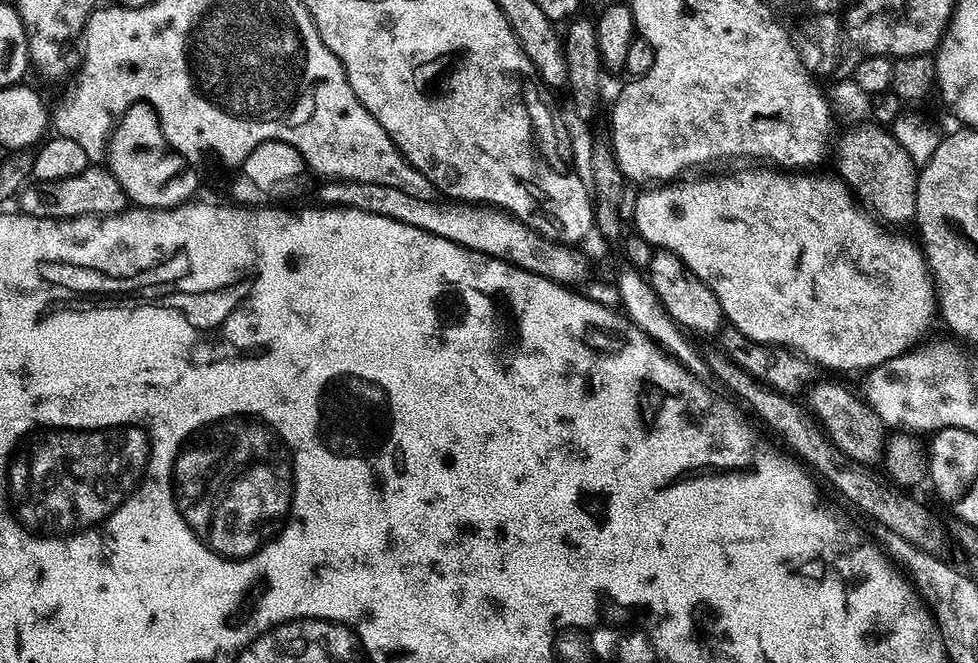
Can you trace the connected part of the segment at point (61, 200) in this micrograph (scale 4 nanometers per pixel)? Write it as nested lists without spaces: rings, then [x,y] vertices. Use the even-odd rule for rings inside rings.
[[[89,166],[82,174],[74,178],[62,178],[58,182],[39,182],[35,185],[36,193],[31,196],[28,190],[18,196],[19,211],[33,216],[50,216],[53,220],[73,220],[75,216],[116,216],[129,207],[130,201],[126,190],[114,178],[114,174],[104,166]]]

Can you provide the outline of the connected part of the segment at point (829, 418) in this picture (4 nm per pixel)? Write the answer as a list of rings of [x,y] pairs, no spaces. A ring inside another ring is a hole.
[[[820,384],[812,392],[810,411],[820,422],[821,428],[828,433],[838,450],[854,462],[876,466],[883,461],[886,443],[886,425],[874,414],[867,399],[855,396],[848,388],[840,384]]]

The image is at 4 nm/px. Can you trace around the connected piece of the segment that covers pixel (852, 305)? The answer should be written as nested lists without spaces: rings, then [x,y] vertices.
[[[768,166],[760,167],[764,168],[748,168],[745,172],[734,173],[733,176],[708,176],[705,180],[688,180],[685,184],[668,182],[663,186],[649,187],[652,188],[649,192],[641,191],[631,220],[634,232],[651,244],[653,249],[672,252],[682,258],[688,271],[708,287],[714,298],[718,298],[724,320],[759,344],[789,349],[813,365],[821,364],[824,368],[834,368],[838,372],[856,372],[859,368],[871,370],[890,358],[915,349],[921,343],[920,335],[931,326],[932,315],[935,317],[938,312],[938,288],[921,245],[915,239],[912,241],[899,236],[896,233],[899,231],[889,230],[875,215],[865,211],[852,189],[839,175],[811,176],[813,173],[808,170],[773,170]]]

